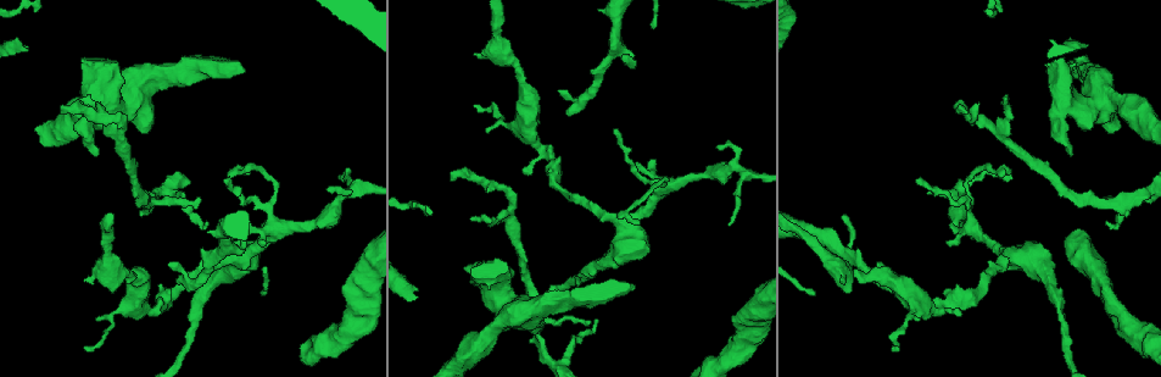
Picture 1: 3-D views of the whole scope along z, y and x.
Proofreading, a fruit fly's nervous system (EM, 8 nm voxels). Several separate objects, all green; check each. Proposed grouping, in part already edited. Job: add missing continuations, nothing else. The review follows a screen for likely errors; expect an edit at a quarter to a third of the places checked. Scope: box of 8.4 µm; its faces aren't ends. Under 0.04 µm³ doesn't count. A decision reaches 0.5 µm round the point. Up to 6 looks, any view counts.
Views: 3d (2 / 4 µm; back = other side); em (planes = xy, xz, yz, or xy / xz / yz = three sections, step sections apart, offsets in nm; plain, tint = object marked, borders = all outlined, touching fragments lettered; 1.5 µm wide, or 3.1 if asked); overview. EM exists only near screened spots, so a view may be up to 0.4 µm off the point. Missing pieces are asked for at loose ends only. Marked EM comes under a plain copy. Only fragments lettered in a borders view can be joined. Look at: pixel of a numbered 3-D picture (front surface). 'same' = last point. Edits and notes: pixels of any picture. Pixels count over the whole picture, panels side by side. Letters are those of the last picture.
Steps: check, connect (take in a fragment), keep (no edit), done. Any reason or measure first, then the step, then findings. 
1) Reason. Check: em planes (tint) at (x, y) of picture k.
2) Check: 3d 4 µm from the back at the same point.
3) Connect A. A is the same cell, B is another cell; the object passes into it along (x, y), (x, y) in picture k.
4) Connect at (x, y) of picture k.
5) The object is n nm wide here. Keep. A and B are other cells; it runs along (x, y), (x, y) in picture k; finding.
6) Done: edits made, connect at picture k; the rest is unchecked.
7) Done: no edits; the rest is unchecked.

An open end. Check: 3d 2 µm at (968, 113) of picture 1.

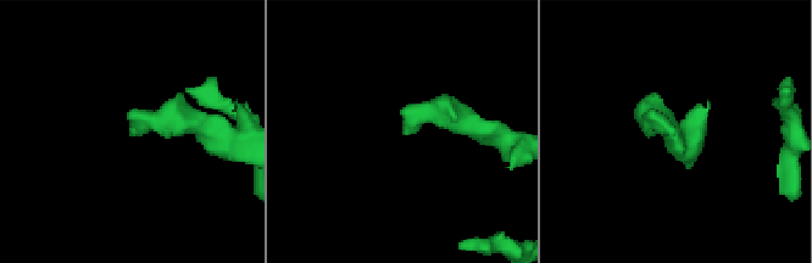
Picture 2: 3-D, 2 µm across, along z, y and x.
Need the tissue. Check: em planes (borders) at (672, 133) of picture 2.

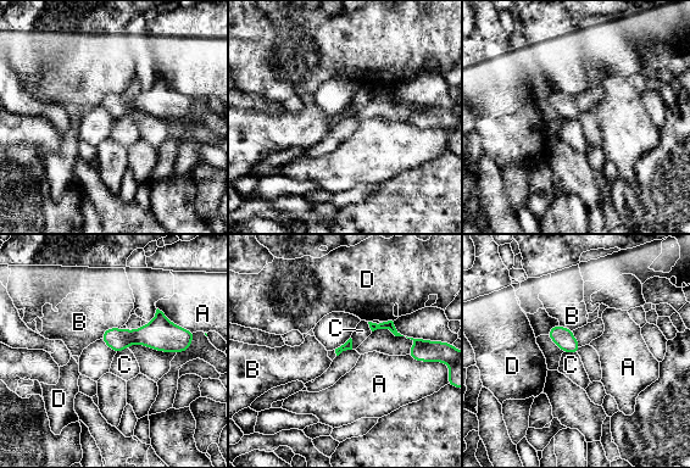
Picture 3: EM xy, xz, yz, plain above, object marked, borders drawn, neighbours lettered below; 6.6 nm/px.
Keep. A, B, C and D are other cells; a border runs along (563, 351), (577, 354) in picture 3; none of them fits.

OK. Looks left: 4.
Thick end. Check: em planes (tint) at (506, 271) of picture 1.

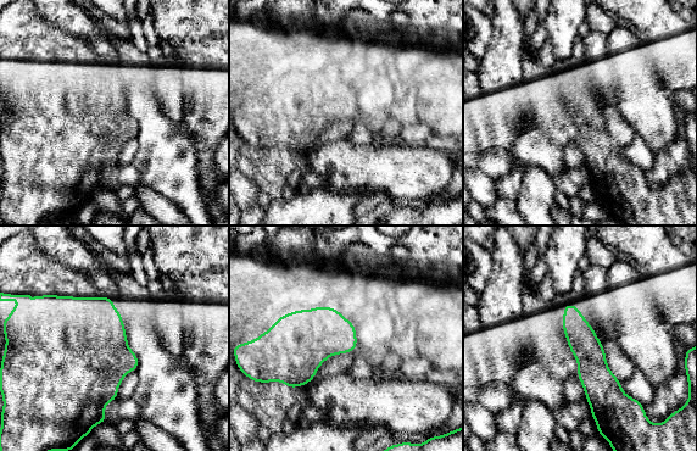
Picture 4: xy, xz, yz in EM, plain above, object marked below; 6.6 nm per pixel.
See the neighbours. Check: em planes (borders) at the same point.

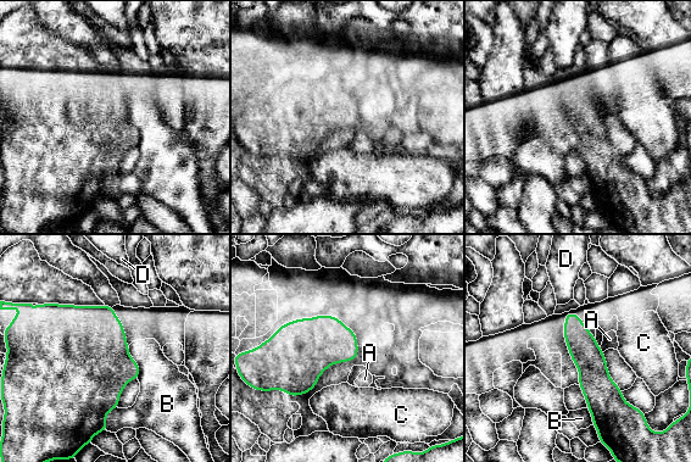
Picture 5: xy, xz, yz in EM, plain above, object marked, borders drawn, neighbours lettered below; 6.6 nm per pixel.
Keep. A, B, C and D are other cells; it runs along (569, 316), (598, 388), (598, 422) in picture 5; none of them fits.

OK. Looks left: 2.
Thin end. Check: 3d 4 µm at (1105, 223) of picture 1.

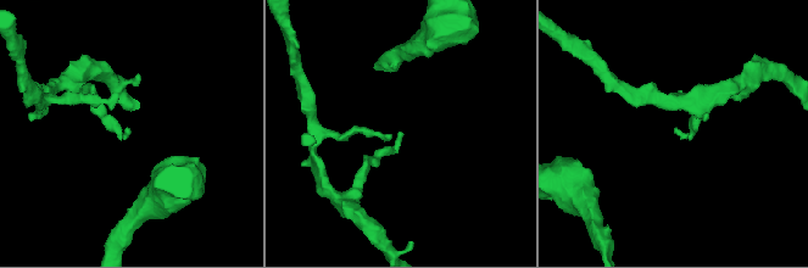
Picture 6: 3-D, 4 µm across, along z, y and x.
Check: em planes (borders) at (127, 130) of picture 6.

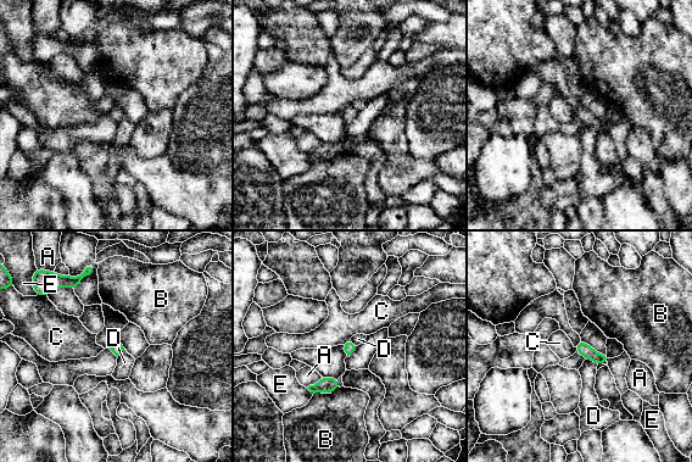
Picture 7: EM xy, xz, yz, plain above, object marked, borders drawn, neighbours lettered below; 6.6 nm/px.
Keep. A, B, C, D and E are other cells; a border runs along (585, 358), (590, 358), (597, 365) in picture 7; no lettered fragment goes on from it.

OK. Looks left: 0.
Done: no edits; the rest is unchecked.

